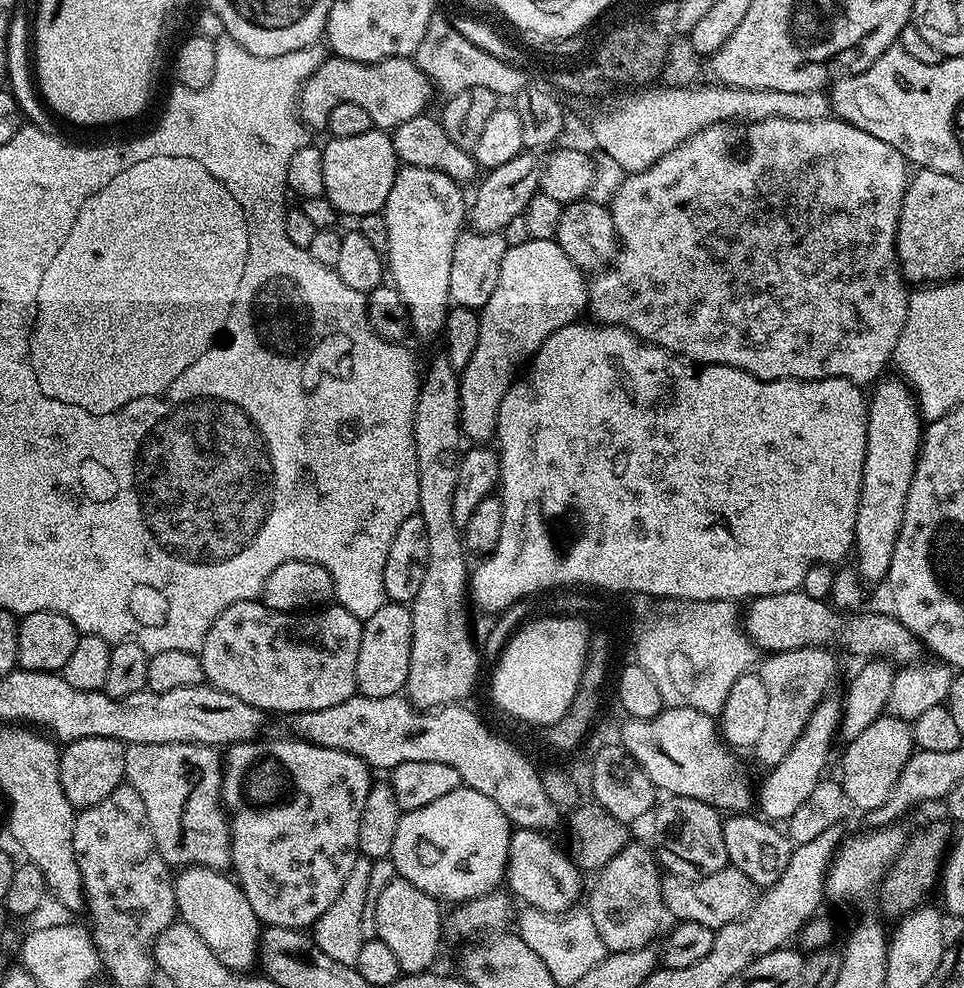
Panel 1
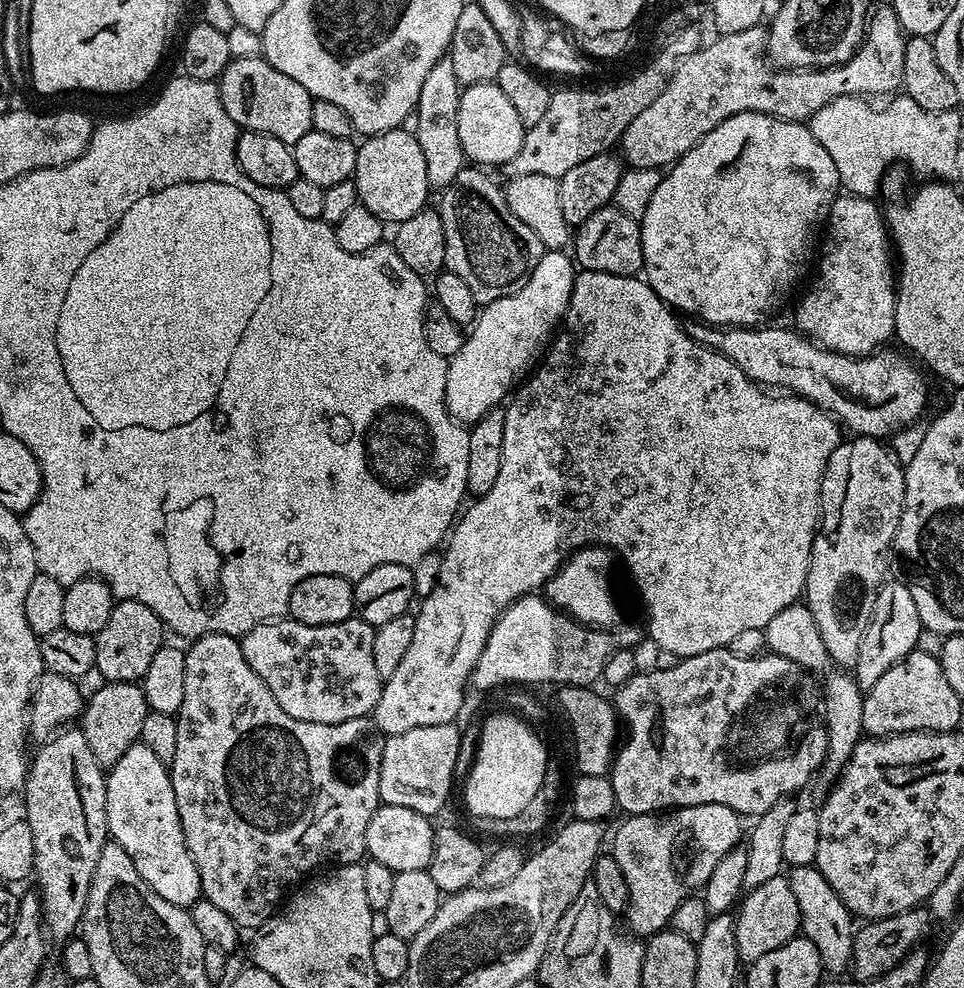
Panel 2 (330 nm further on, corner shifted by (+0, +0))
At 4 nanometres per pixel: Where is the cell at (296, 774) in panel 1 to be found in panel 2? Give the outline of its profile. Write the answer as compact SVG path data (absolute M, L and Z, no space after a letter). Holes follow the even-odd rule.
M226 634L197 636L189 644L192 645L187 645L184 654L186 658L186 694L182 697L179 712L175 715L178 726L178 743L170 765L174 802L178 806L178 818L182 822L184 841L194 858L194 866L198 866L203 899L214 902L214 906L218 906L218 910L230 914L232 921L241 929L255 930L272 917L272 913L285 899L289 889L299 885L309 874L315 873L317 871L315 868L319 864L339 866L355 864L365 859L366 826L370 826L370 818L374 818L374 810L379 808L382 803L378 790L378 774L380 773L384 740L381 733L376 730L375 720L366 716L350 718L350 722L334 722L333 724L302 722L298 718L290 718L290 714L286 714L286 710L282 710L282 706L278 706L278 702L274 702L274 694L270 694L270 686L266 686L266 682L262 682L262 678L258 678L258 674L254 674L254 670L250 670L250 666L244 661L239 639L235 636Z

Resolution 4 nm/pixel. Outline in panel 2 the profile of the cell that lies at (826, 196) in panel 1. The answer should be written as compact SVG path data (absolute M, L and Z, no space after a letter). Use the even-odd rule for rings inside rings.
M851 194L837 195L830 206L826 227L819 245L820 256L815 261L816 277L808 293L796 304L796 324L803 335L821 348L828 348L843 356L870 356L883 349L884 344L896 335L896 277L894 256L890 251L890 233L885 213L875 204L875 199Z

